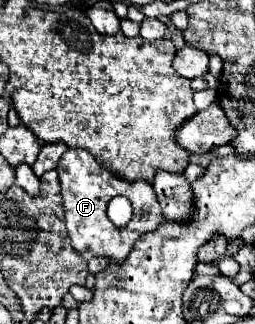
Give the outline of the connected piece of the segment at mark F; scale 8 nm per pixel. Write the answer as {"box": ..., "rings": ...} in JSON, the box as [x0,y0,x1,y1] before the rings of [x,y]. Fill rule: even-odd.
{"box":[57,149,165,263],"rings":[[[67,149],[57,165],[61,195],[63,195],[63,209],[65,209],[65,227],[71,241],[71,247],[89,261],[91,257],[105,257],[113,263],[121,263],[127,259],[133,243],[147,231],[159,227],[165,217],[159,209],[159,201],[155,197],[153,187],[147,181],[127,183],[115,177],[111,171],[103,169],[91,153],[83,149]],[[123,195],[131,201],[133,219],[125,227],[117,227],[107,219],[107,203],[115,197]]]}

